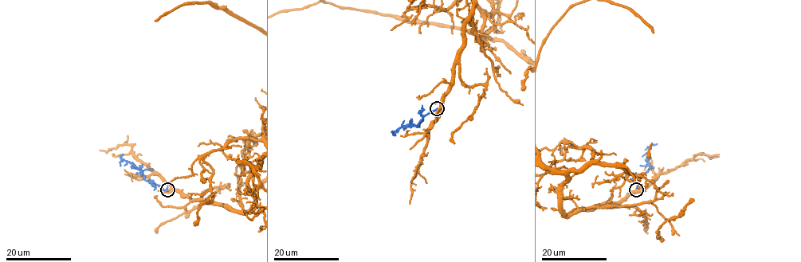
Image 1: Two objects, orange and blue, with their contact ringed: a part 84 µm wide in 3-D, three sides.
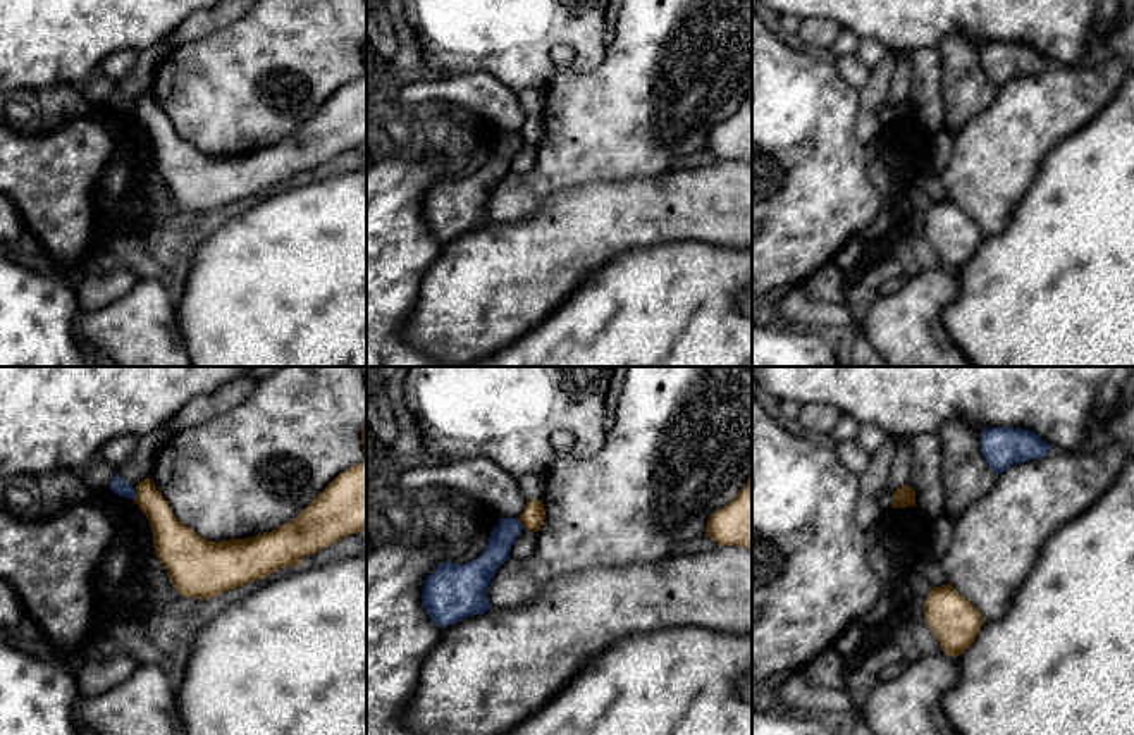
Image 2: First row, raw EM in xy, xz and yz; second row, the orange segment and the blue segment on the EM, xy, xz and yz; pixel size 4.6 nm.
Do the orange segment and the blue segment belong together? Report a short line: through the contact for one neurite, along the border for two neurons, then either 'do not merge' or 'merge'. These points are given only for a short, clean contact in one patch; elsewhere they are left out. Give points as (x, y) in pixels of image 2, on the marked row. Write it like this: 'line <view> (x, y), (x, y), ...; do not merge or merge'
line xy (136, 487), (133, 500); do not merge

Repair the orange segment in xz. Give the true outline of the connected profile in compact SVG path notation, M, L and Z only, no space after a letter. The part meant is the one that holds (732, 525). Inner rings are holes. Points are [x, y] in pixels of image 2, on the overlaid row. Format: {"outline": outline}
{"outline": "M752 475L724 508L709 516L704 535L718 546L752 549Z"}

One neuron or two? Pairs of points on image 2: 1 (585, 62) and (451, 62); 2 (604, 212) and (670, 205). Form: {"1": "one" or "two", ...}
{"1": "one", "2": "one"}

